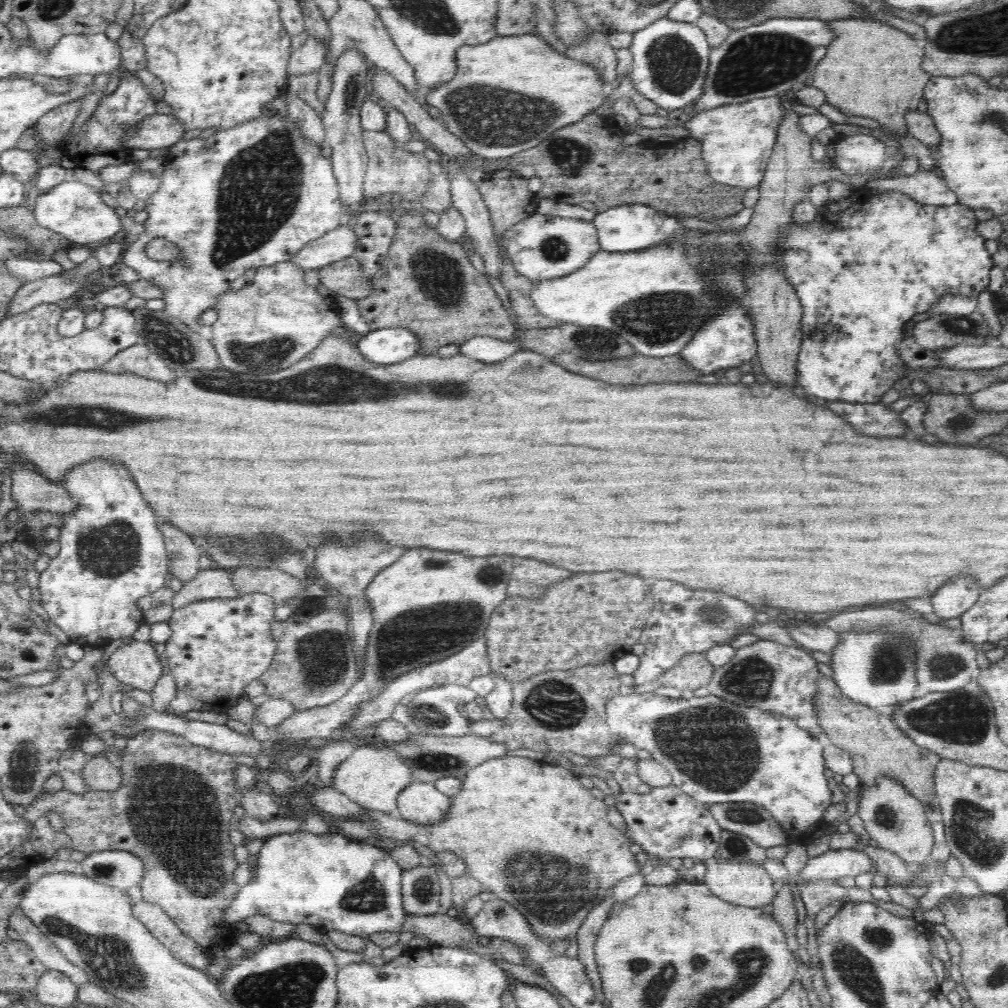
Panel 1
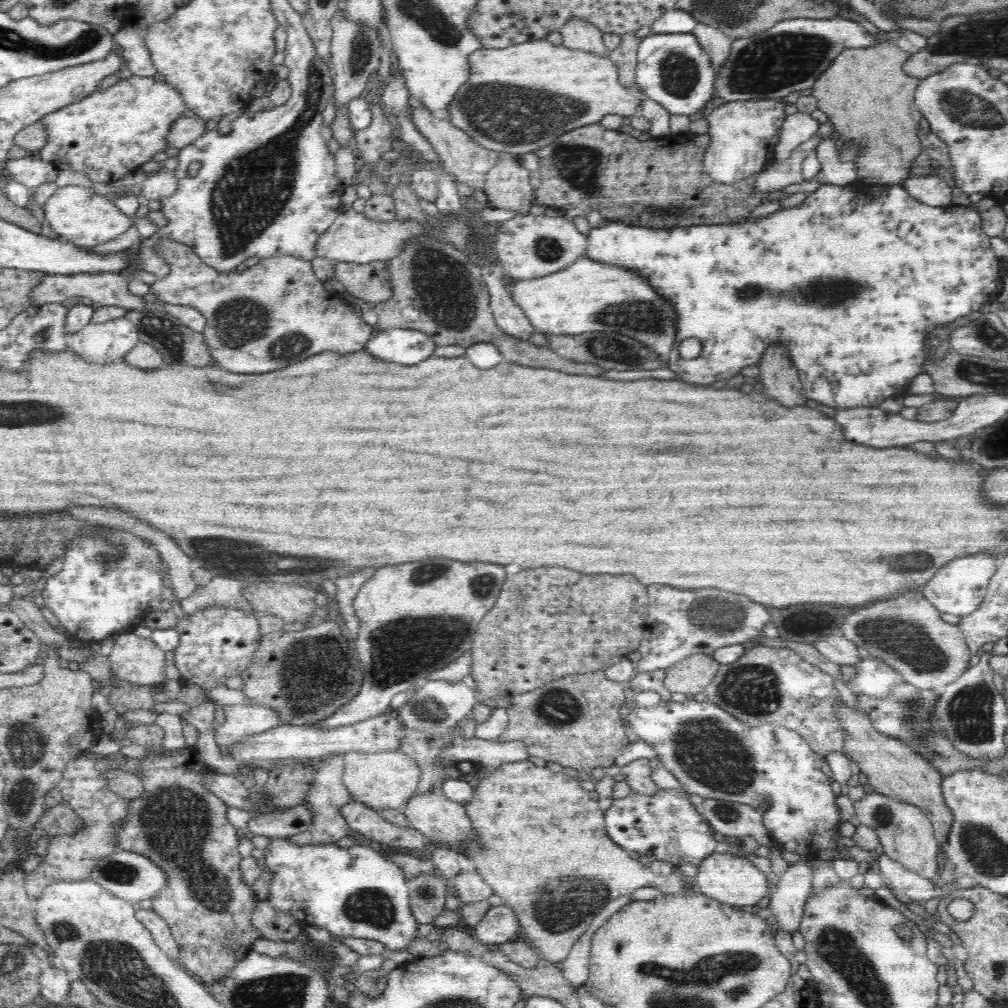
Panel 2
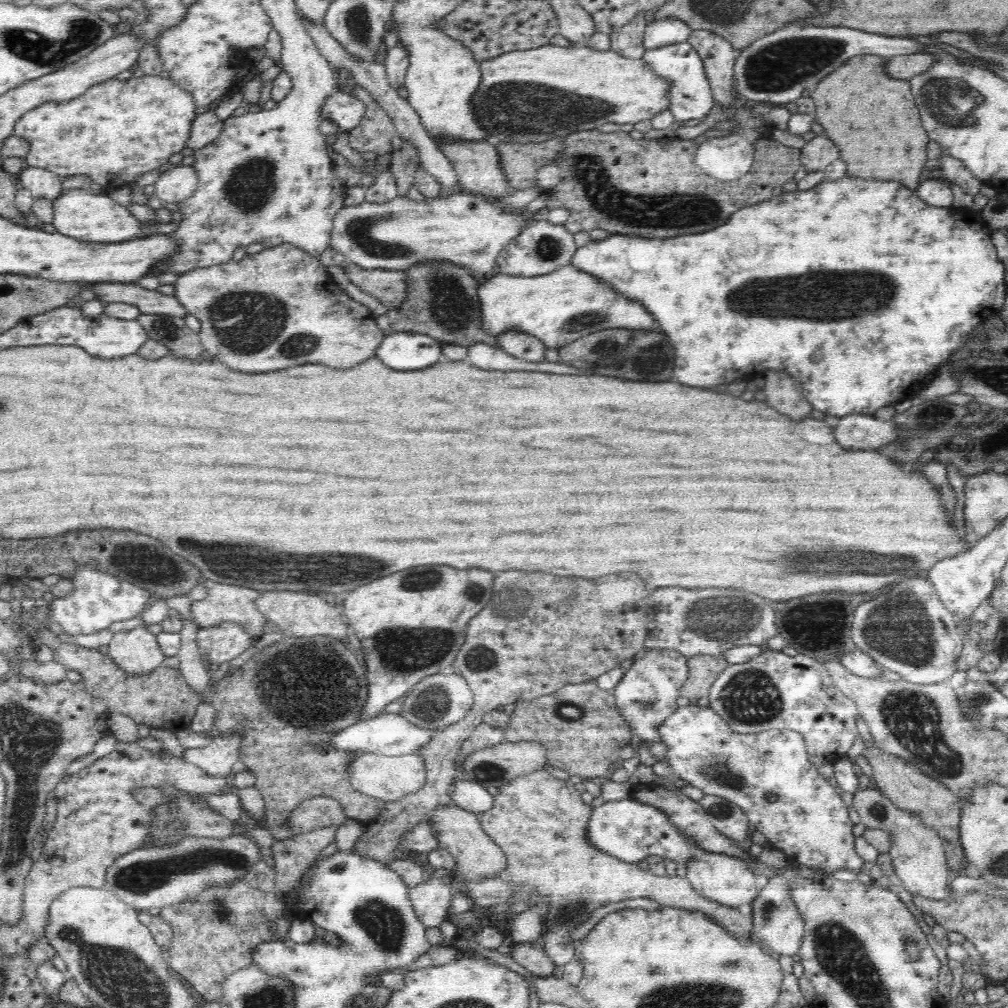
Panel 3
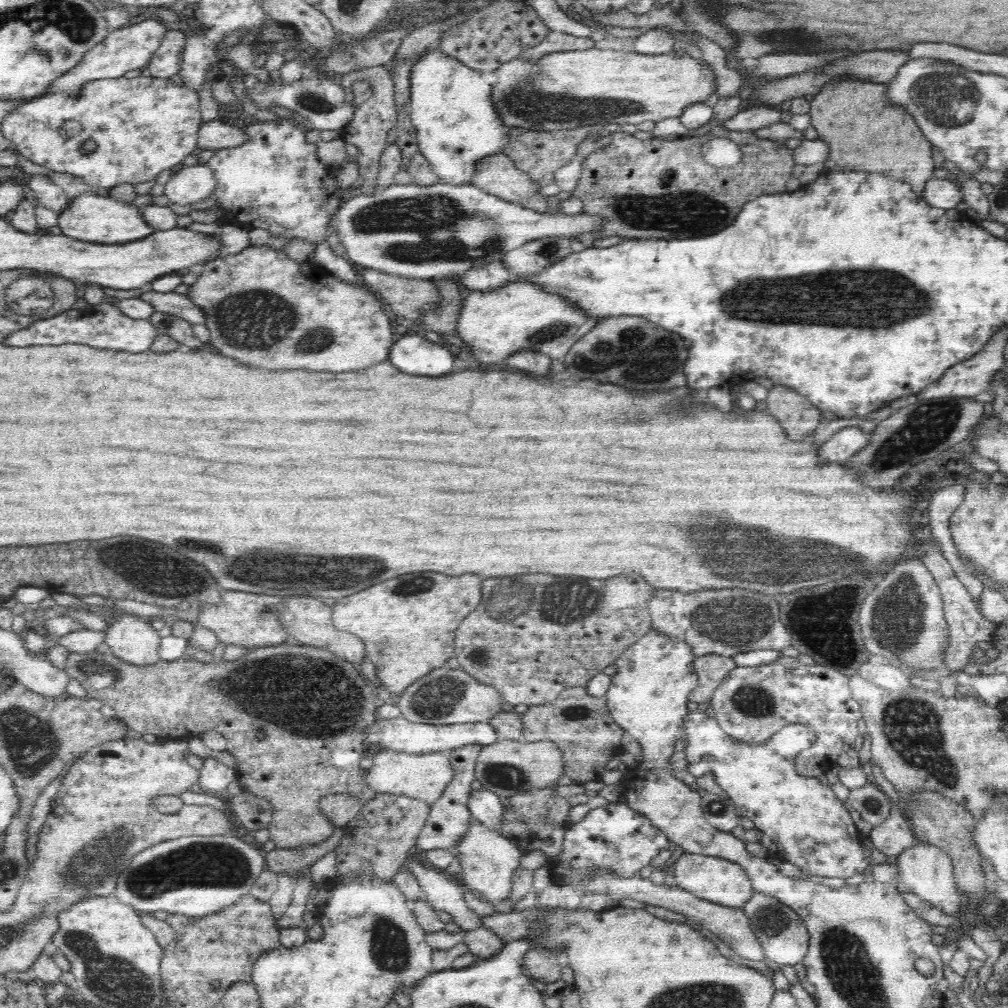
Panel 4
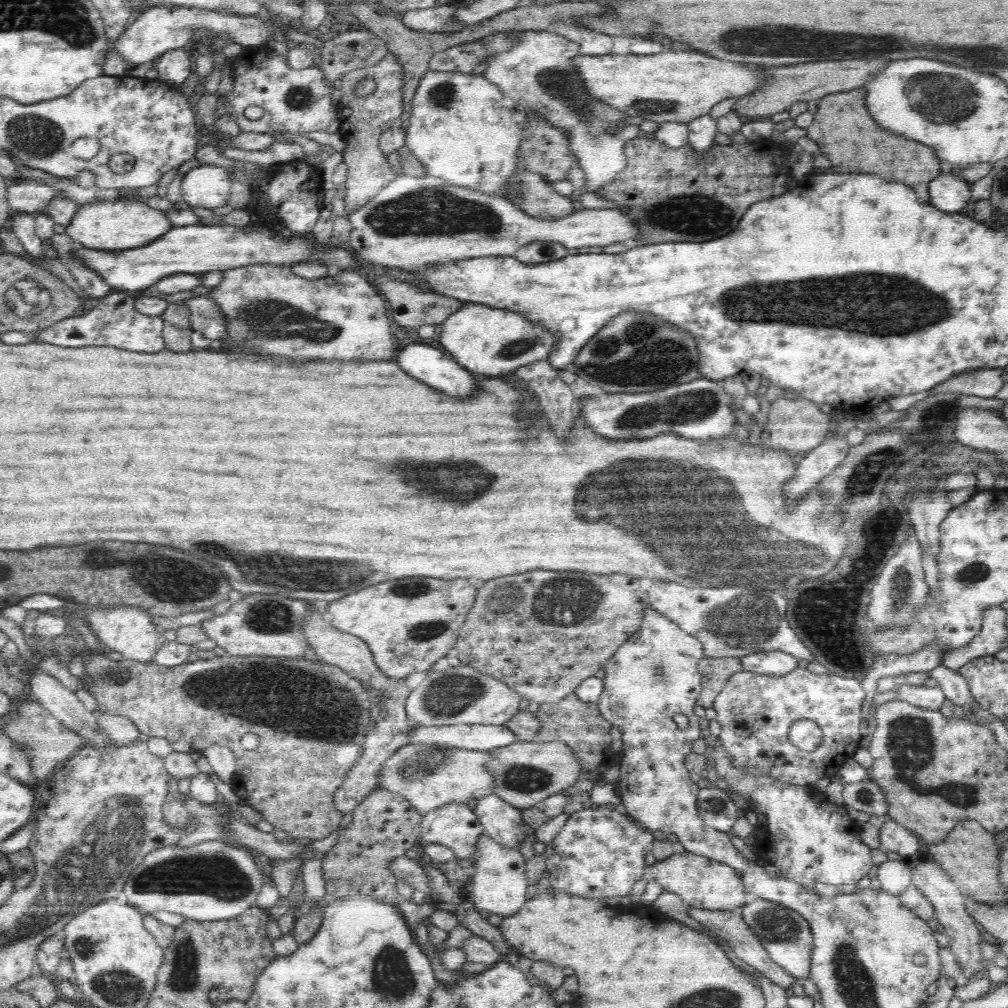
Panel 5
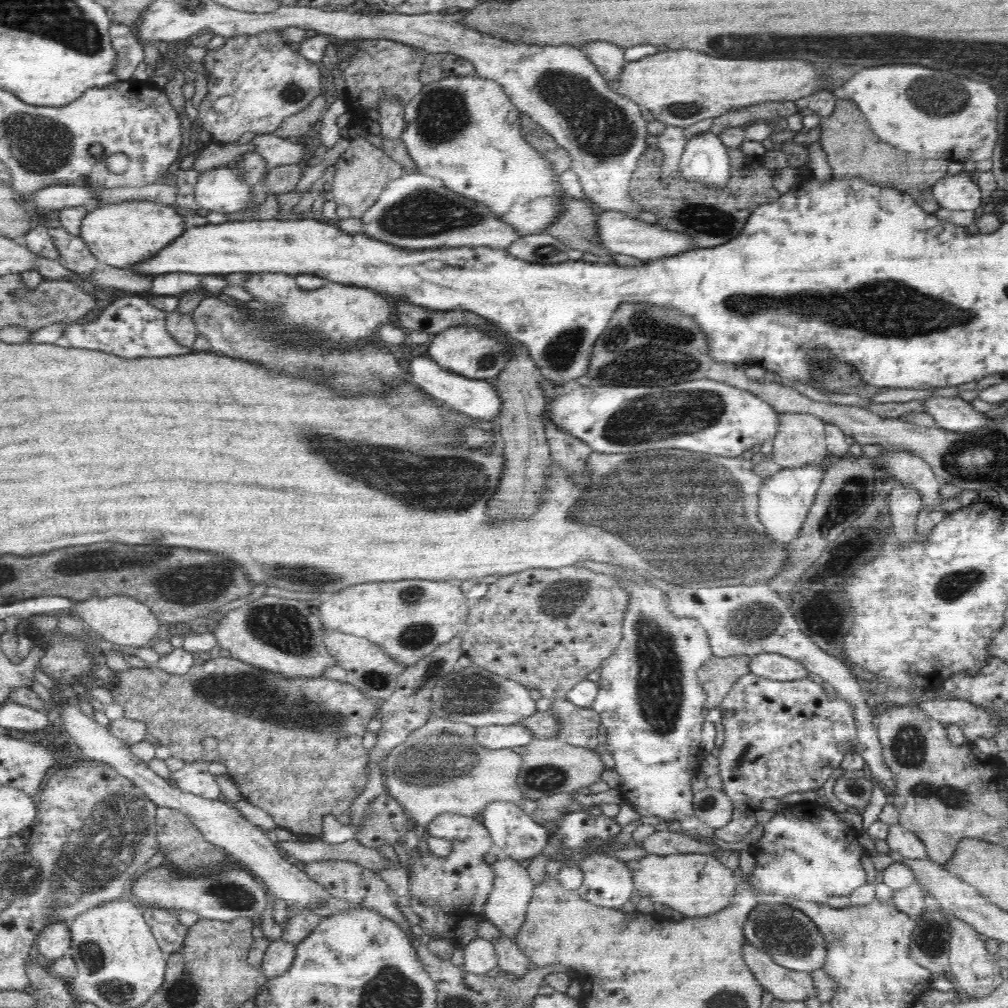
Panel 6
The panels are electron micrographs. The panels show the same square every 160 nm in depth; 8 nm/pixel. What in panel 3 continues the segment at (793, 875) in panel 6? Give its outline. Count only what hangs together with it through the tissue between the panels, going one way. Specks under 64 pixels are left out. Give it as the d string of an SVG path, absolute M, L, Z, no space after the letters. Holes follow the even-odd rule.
M699 705L678 708L657 731L661 742L667 746L668 764L673 772L690 786L700 788L705 795L721 796L739 806L748 815L749 823L766 835L767 846L796 857L800 865L823 870L825 876L835 877L836 872L844 869L858 872L865 863L854 851L854 823L848 817L848 807L810 762L804 737L799 732L772 729L758 734L740 734L732 731L711 707L700 708ZM770 793L776 794L777 800L768 801L766 794Z

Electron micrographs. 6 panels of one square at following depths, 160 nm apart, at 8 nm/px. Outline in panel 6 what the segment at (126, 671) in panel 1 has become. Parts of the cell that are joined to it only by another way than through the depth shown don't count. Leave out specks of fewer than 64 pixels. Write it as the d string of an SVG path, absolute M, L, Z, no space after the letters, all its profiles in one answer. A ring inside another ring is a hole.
M119 595L107 598L92 597L77 602L78 604L73 607L76 617L84 621L92 632L100 634L104 641L118 646L130 646L140 649L154 641L156 633L160 630L161 622L148 609L148 606L132 597Z

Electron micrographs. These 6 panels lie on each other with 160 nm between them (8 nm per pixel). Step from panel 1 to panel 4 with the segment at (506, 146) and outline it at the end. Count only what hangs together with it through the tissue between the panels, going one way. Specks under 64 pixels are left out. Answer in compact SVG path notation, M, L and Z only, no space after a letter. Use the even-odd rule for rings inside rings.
M598 49L553 52L542 55L535 63L516 57L495 70L498 82L492 87L492 106L506 128L533 132L574 131L581 127L600 128L607 124L638 125L664 118L680 116L692 106L706 102L716 92L715 75L710 65L690 55L676 58L672 51L658 55L645 55L632 51Z

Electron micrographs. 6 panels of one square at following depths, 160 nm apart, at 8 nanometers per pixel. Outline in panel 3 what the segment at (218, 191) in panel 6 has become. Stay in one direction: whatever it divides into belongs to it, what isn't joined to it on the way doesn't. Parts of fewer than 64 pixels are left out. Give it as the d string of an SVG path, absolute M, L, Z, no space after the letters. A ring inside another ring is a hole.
M178 165L163 172L154 182L153 195L164 202L178 202L195 191L197 182L197 172L192 166Z

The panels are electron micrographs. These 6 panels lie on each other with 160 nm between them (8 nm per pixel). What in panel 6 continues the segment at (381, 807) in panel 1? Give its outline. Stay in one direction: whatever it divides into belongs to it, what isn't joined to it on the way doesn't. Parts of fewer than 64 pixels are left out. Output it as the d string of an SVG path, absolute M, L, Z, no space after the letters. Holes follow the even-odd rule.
M429 717L423 727L414 730L403 744L395 746L386 757L387 763L382 768L385 787L392 797L404 806L414 824L426 827L432 820L444 813L474 817L478 813L483 813L487 804L498 801L514 803L530 814L536 808L536 800L525 798L523 792L520 792L517 787L517 774L523 763L522 757L512 749L488 750L480 746L458 748L461 746L460 736L442 732L450 726L449 720Z

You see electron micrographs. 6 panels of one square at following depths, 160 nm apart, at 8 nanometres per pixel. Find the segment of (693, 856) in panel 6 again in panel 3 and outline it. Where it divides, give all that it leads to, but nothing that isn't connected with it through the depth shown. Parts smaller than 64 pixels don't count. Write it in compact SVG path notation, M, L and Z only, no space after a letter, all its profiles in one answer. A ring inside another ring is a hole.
M700 851L693 860L686 862L686 878L701 895L717 903L738 907L741 904L752 903L760 892L761 880L742 859L724 854L714 854Z

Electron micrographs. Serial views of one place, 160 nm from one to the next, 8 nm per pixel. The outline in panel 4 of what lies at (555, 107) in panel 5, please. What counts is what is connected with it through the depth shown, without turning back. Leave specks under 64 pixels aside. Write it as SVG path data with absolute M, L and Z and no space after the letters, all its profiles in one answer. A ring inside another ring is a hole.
M550 31L540 44L537 44L534 48L528 48L520 57L535 63L542 55L553 52L581 51L594 47L592 38L582 38L565 32Z

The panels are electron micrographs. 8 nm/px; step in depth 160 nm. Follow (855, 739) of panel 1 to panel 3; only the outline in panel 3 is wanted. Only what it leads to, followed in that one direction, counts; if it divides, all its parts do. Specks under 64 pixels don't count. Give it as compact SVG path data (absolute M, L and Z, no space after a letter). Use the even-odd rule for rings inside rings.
M876 744L871 748L864 747L861 754L870 763L871 776L874 777L876 786L884 793L884 796L887 796L899 809L908 811L912 815L918 815L926 825L936 830L940 840L943 840L944 853L946 853L950 870L957 873L958 870L968 865L959 839L961 803L956 793L940 781L920 772L914 764L882 751Z

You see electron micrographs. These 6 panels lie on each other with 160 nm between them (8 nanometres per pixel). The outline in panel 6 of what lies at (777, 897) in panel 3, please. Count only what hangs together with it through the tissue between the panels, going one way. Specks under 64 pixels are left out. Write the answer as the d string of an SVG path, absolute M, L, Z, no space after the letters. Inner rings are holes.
M758 903L748 913L744 923L744 934L750 944L770 955L772 960L790 971L811 973L822 968L824 964L826 947L818 927L804 912L786 903Z

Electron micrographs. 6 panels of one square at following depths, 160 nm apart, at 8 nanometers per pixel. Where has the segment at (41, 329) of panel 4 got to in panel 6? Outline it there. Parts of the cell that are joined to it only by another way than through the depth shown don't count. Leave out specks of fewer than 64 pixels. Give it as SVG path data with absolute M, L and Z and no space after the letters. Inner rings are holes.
M138 294L124 296L100 311L96 319L85 324L70 323L55 340L55 345L107 352L125 359L182 356L195 352L192 347L188 348L170 336L166 328L167 313L154 308Z

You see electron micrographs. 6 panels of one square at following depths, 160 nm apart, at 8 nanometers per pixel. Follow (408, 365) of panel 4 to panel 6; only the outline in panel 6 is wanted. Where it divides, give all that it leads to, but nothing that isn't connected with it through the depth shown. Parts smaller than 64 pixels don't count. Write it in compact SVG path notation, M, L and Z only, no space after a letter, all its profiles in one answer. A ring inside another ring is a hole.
M424 350L418 352L414 358L410 356L407 360L413 382L427 394L448 404L450 408L454 408L458 412L464 412L464 414L468 414L472 418L478 418L478 420L495 420L499 415L501 400L492 383L485 380L469 379L460 374L449 372L438 363L434 363L434 359Z

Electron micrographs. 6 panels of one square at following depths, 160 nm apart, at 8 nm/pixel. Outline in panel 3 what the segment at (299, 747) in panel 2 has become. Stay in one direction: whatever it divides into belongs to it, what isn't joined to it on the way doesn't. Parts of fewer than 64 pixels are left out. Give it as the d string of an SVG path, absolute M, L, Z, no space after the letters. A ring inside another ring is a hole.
M381 713L376 717L365 719L344 728L344 732L336 732L330 738L330 748L334 750L360 750L363 753L372 752L384 756L400 756L416 753L424 746L435 730L422 729L405 720L400 714Z

